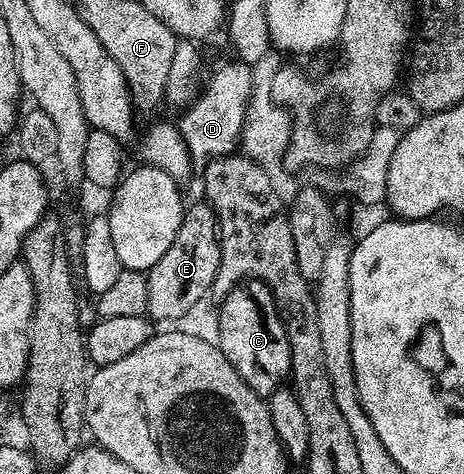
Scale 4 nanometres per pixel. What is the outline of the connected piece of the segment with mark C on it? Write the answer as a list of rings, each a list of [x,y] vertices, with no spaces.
[[[247,278],[241,284],[236,285],[228,295],[221,301],[222,309],[218,312],[218,337],[216,343],[222,349],[222,353],[232,362],[236,374],[248,382],[248,386],[256,395],[269,398],[269,396],[280,387],[290,376],[290,347],[286,337],[286,327],[278,313],[278,307],[274,301],[274,296],[262,280]]]

